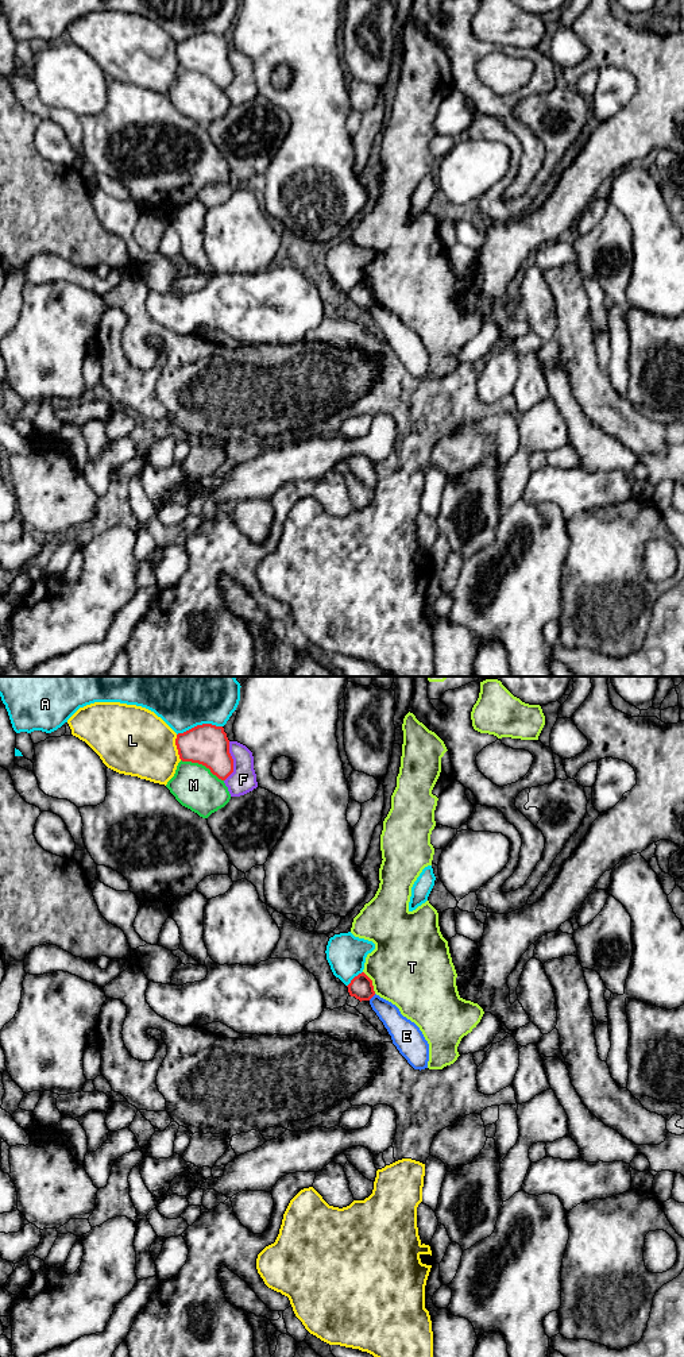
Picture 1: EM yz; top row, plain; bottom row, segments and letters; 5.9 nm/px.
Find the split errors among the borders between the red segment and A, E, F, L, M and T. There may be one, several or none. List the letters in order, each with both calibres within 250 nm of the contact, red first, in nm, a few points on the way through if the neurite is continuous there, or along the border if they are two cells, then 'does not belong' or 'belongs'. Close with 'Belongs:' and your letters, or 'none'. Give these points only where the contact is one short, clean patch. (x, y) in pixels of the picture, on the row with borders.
A: 240/500 nm | does not belong
E: 140/150 nm | along yz (375, 994), (368, 999) | does not belong
F: 240/160 nm | does not belong
L: 240/400 nm | does not belong
M: 240/260 nm | does not belong
T: 140/480 nm | does not belong
Belongs: none

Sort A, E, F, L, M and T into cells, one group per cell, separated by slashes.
A / E / F / L / M / T

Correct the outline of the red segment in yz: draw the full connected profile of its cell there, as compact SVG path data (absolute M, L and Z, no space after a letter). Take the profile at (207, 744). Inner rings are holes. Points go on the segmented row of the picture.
M197 725L175 739L179 759L205 766L219 779L225 780L233 772L229 740L223 726Z

